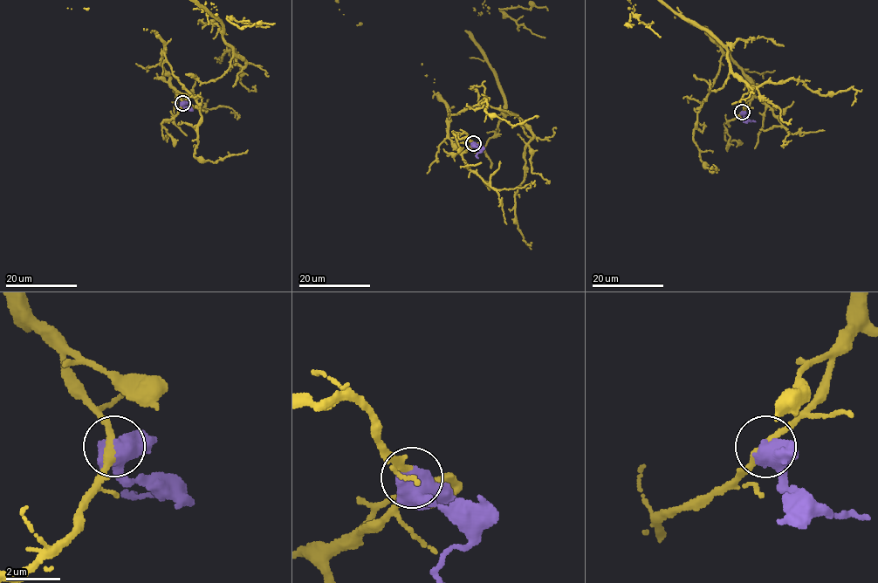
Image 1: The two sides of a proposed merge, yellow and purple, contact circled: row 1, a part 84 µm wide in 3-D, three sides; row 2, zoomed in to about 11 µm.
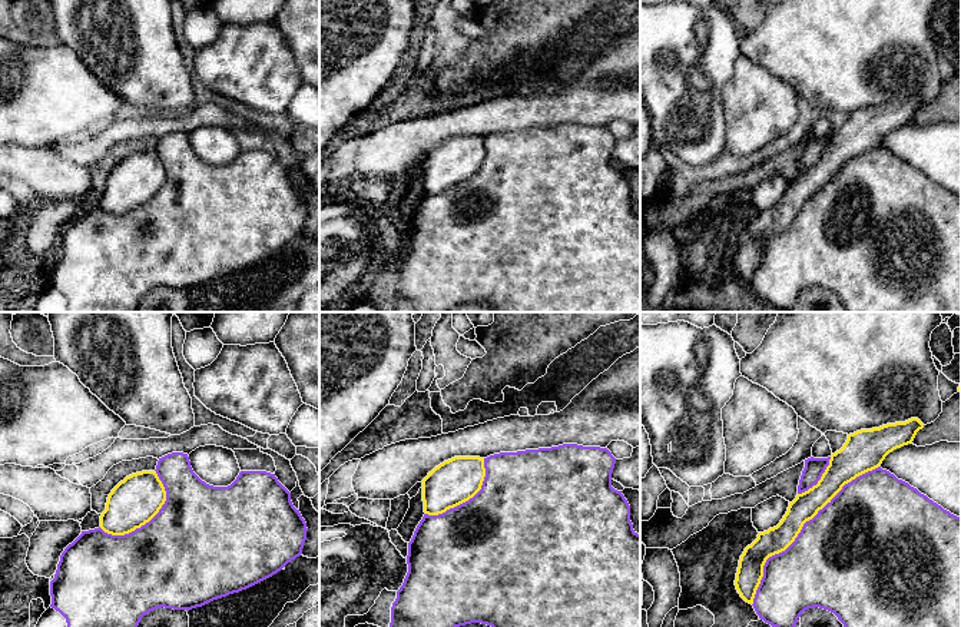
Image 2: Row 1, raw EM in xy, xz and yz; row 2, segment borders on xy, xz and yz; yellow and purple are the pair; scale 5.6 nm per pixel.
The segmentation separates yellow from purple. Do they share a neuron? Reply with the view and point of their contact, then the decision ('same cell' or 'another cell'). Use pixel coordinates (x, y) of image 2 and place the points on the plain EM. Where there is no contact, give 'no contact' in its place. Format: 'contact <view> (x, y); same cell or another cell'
contact yz (799, 211); another cell

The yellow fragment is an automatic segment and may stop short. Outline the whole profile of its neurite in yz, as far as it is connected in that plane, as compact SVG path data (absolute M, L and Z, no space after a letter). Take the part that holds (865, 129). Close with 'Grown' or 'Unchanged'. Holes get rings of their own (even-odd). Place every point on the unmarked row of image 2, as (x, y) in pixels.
M911 97L905 102L849 113L844 126L831 135L829 145L818 163L798 173L789 182L781 202L759 212L758 218L745 228L735 259L740 276L753 283L766 239L785 230L795 220L803 203L831 182L845 163L878 147L889 132L911 123L922 107L924 103L918 97Z. Unchanged

